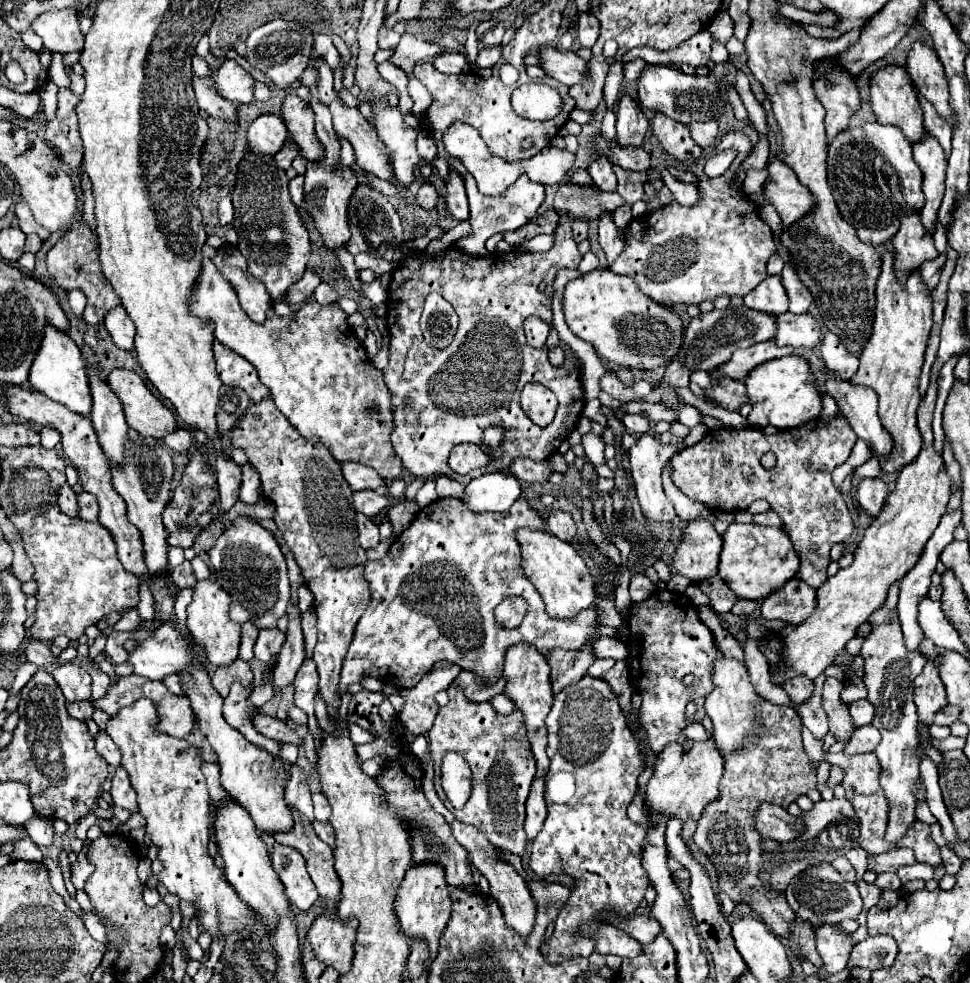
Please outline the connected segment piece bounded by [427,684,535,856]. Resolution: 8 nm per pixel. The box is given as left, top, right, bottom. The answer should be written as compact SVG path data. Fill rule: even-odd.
M455 684L449 686L447 692L449 704L439 708L435 724L427 732L429 750L435 760L435 790L443 804L451 808L441 788L441 760L447 752L461 754L473 772L473 782L471 796L465 806L461 810L453 810L455 818L463 824L475 826L493 846L521 856L527 842L523 830L525 800L535 778L535 758L531 756L531 748L527 748L527 736L523 736L523 718L519 716L519 710L511 716L499 716L489 702L469 702Z

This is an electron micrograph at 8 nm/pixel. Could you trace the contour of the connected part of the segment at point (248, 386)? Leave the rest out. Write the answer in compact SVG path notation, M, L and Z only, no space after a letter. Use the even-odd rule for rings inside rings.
M217 340L213 342L213 352L217 358L217 374L225 386L239 386L247 392L247 396L257 404L263 398L271 398L271 392L259 382L255 366L243 360L237 352L223 348Z

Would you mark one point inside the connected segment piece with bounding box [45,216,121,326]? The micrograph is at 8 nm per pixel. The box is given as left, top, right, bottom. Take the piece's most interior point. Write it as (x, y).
(73, 262)

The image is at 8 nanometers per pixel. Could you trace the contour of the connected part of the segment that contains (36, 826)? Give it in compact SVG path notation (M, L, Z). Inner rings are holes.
M33 816L29 822L27 822L27 834L33 838L33 842L41 844L41 846L51 846L53 844L53 828L51 828L51 820L47 818L41 818L41 816Z

